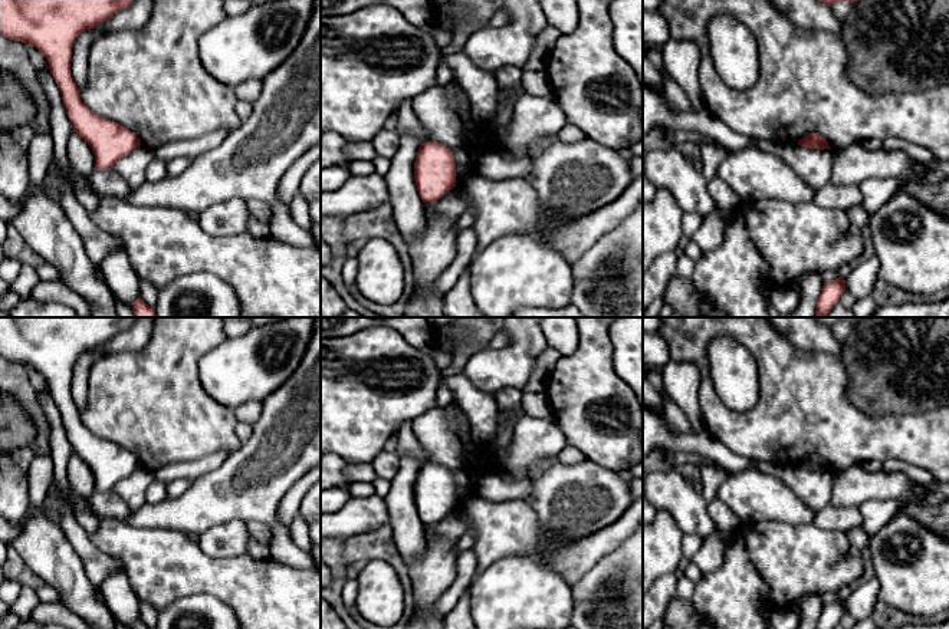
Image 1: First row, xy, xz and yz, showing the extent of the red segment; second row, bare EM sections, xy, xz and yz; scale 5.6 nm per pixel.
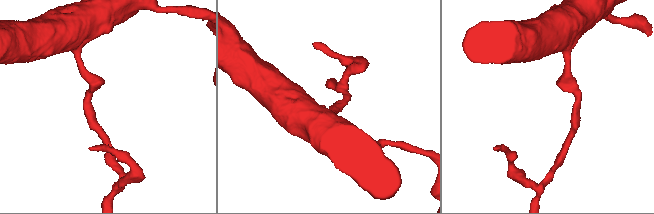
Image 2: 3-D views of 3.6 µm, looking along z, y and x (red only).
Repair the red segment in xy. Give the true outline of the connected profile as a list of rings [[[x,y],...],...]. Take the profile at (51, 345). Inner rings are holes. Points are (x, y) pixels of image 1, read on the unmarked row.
[[[0,317],[0,356],[36,369],[49,385],[49,392],[62,415],[66,437],[76,454],[95,475],[95,491],[111,491],[139,468],[128,449],[93,435],[81,421],[70,395],[72,369],[76,359],[127,330],[137,317]]]

